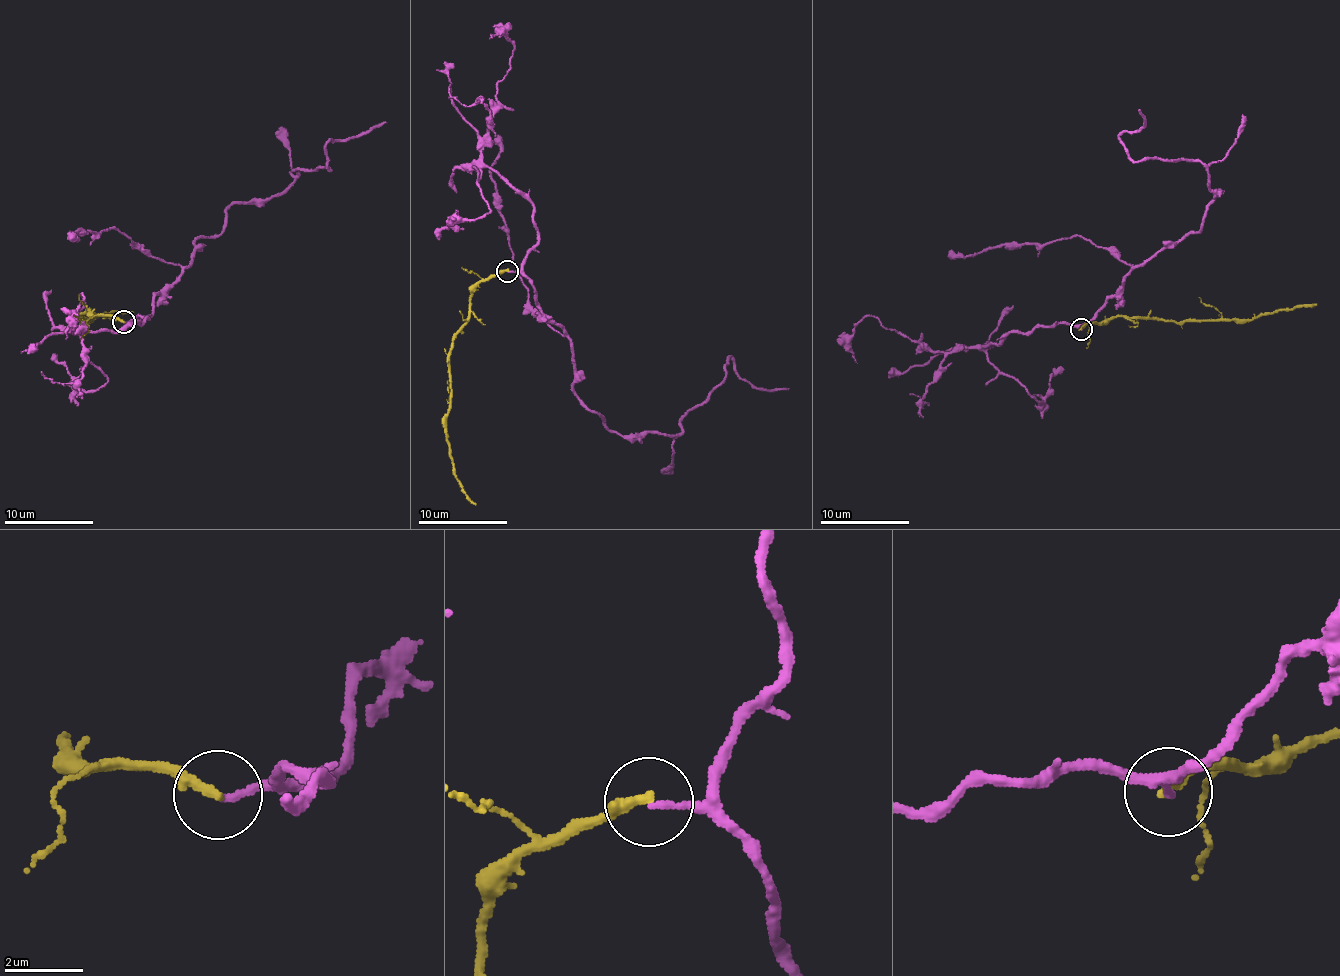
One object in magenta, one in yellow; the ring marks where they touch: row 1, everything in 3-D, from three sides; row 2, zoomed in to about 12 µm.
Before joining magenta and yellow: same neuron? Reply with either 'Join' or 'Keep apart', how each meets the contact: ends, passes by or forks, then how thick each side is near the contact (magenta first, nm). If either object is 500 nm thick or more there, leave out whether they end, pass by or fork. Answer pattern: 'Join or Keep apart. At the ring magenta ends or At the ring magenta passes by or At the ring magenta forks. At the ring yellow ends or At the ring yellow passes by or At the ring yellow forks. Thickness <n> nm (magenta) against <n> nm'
Keep apart. At the ring magenta ends. At the ring yellow ends. Thickness 170 nm (magenta) against 280 nm

